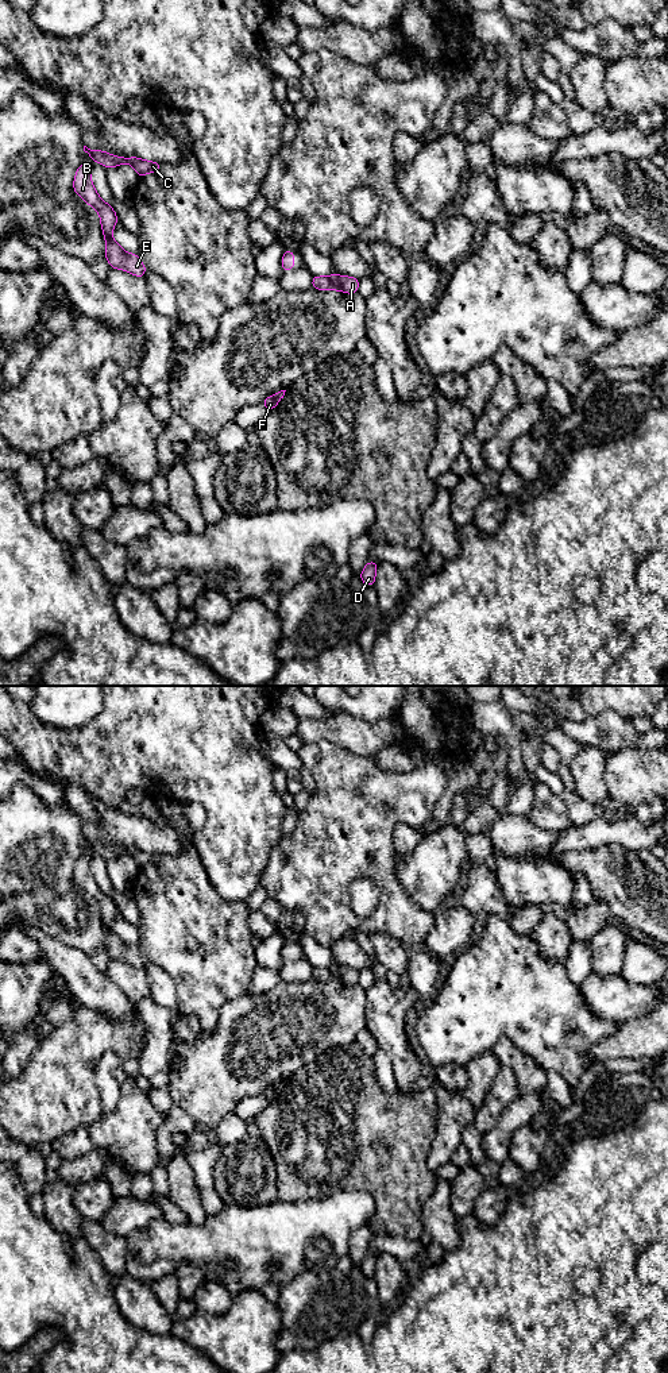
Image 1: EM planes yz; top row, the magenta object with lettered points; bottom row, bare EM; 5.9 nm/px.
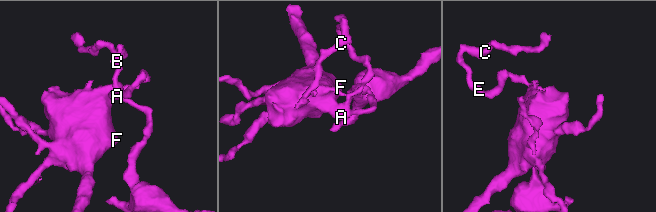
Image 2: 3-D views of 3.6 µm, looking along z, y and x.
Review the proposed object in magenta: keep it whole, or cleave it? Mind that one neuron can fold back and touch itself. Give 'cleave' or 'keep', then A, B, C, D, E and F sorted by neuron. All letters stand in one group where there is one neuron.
cleave; groups A F / B C D E

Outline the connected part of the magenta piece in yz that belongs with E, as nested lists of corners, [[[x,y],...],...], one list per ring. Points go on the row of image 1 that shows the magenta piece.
[[[81,163],[78,166],[73,182],[73,190],[99,212],[101,230],[105,238],[105,258],[109,266],[144,278],[146,265],[142,263],[139,254],[128,254],[113,240],[112,231],[119,219],[112,205],[104,203],[97,194],[90,180],[90,171],[92,169],[89,165]]]

